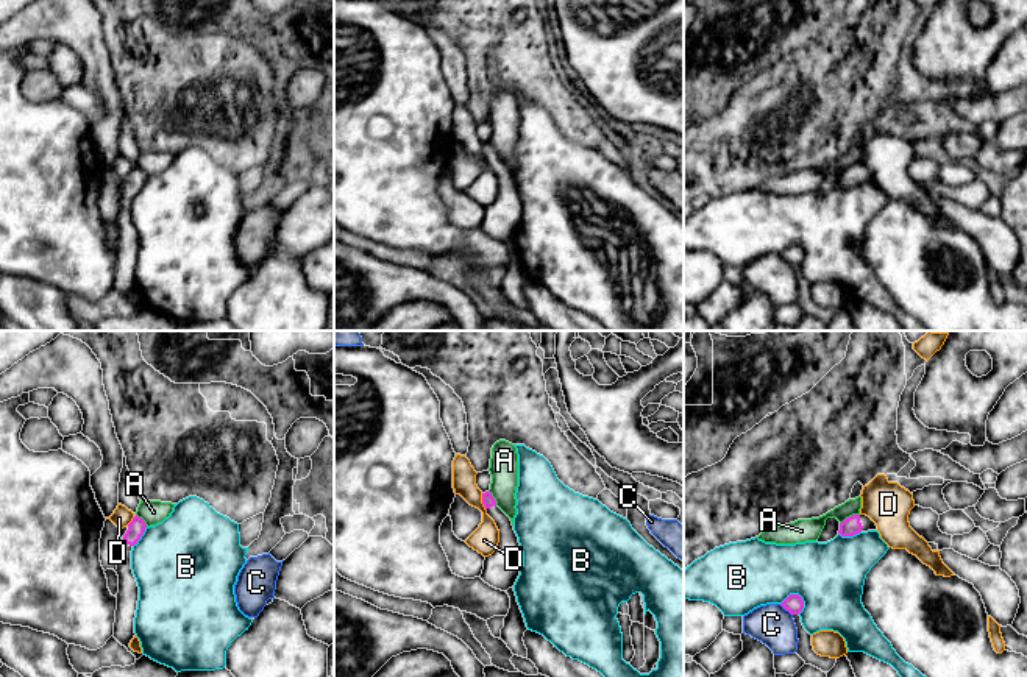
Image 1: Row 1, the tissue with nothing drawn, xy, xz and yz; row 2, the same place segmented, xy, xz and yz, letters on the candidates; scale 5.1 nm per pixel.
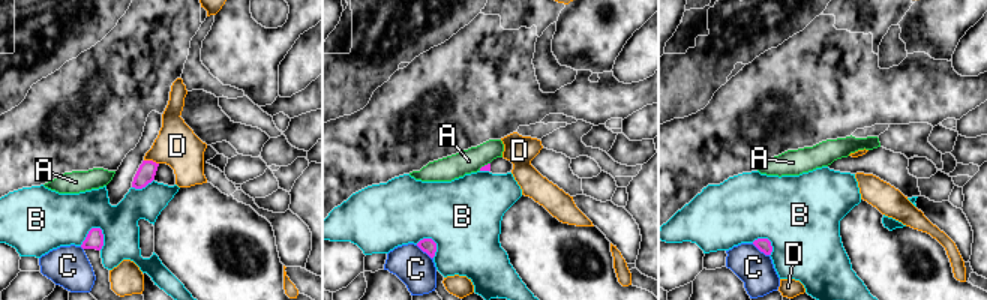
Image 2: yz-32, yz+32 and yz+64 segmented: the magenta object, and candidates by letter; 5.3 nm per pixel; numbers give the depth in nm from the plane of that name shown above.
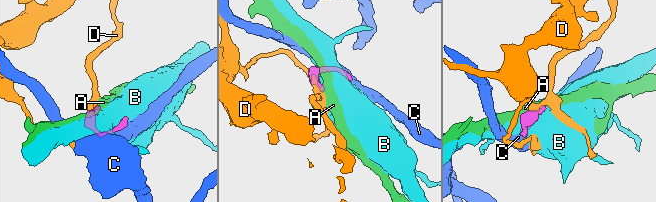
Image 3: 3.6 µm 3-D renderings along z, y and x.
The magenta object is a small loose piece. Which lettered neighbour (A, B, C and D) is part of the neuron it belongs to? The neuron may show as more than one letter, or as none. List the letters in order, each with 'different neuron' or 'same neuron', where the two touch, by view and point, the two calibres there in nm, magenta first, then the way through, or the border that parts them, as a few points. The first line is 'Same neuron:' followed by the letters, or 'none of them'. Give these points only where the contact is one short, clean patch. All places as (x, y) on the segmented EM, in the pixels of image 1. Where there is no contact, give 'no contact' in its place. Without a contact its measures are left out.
Same neuron: none of them
A: different neuron; meets magenta in yz at (849, 517); 100 nm thick on the magenta side, 110 nm on the other
B: different neuron; meets magenta in yz at (792, 595); 90 nm thick on the magenta side, 360 nm on the other
C: different neuron; meets magenta in yz at (785, 609); 90 nm thick on the magenta side, 200 nm on the other
D: different neuron; meets magenta in xz at (483, 503); 70 nm thick on the magenta side, 140 nm on the other; border along xz (481, 493), (481, 503), (486, 510)

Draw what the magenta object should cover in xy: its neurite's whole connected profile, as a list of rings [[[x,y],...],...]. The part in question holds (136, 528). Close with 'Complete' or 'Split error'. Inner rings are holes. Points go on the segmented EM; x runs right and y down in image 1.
[[[137,515],[133,521],[122,529],[122,544],[120,544],[120,558],[117,565],[119,576],[119,593],[117,593],[117,610],[114,622],[114,638],[131,652],[136,660],[144,654],[134,652],[130,647],[131,640],[134,638],[134,618],[139,601],[139,587],[131,569],[131,551],[144,535],[147,524]]]. Split error

